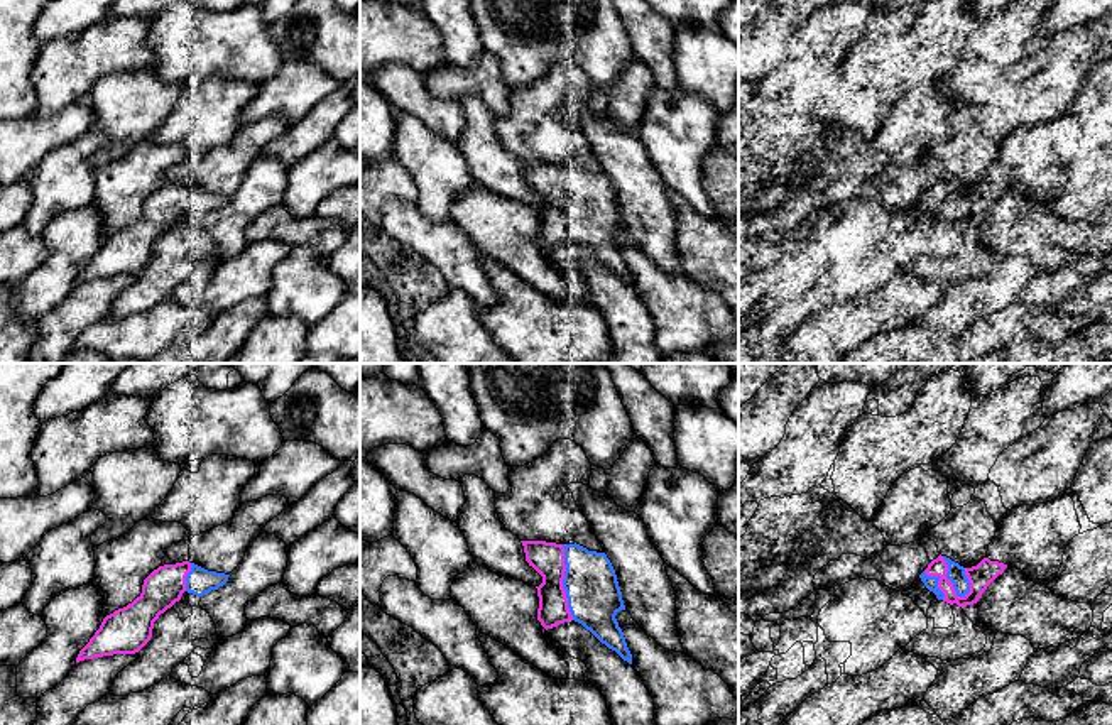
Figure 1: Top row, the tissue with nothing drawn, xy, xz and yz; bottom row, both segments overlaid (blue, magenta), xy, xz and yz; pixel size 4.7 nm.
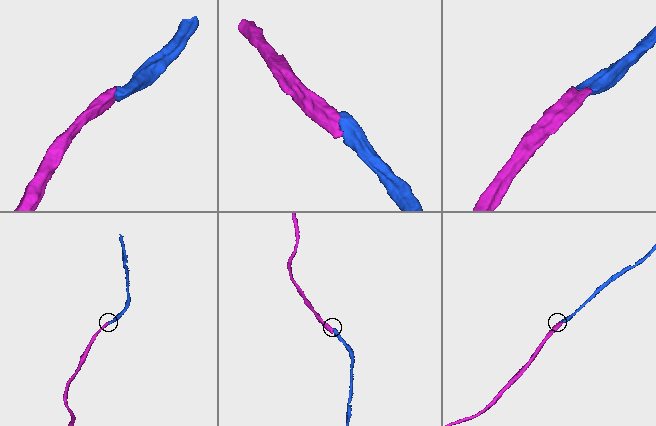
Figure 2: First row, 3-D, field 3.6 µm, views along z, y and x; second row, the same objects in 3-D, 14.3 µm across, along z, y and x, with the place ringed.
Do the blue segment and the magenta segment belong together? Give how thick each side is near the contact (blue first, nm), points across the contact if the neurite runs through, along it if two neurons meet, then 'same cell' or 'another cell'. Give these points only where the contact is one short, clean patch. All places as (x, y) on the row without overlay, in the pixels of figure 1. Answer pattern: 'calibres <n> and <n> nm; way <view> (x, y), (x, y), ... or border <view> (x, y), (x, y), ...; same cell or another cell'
calibres 260 and 160 nm; same cell

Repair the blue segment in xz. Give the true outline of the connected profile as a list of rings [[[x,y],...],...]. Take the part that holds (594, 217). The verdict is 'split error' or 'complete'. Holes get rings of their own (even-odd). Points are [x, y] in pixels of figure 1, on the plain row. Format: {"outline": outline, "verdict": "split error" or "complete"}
{"outline": [[[521,162],[526,183],[541,198],[537,242],[548,252],[575,242],[632,286],[615,237],[625,232],[615,191],[605,174],[580,166]]], "verdict": "split error"}

